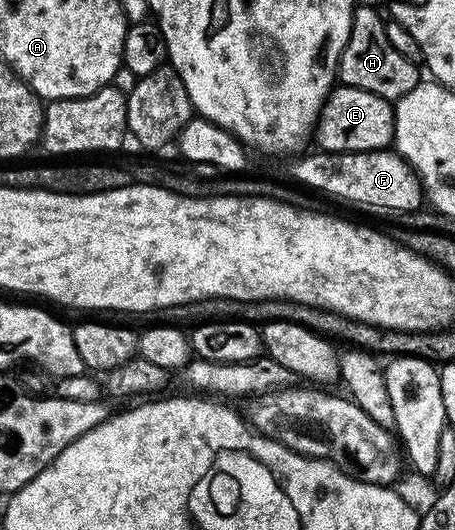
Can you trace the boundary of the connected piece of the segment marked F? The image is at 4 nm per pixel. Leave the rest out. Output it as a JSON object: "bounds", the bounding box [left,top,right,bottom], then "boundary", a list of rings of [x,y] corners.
{"bounds":[291,150,425,213],"boundary":[[[394,150],[344,151],[341,157],[335,153],[318,154],[304,154],[292,162],[296,162],[291,167],[291,175],[296,179],[296,184],[304,183],[315,191],[324,191],[327,195],[336,195],[351,203],[364,203],[367,207],[393,210],[396,213],[418,211],[424,206],[425,196],[419,176]]]}

